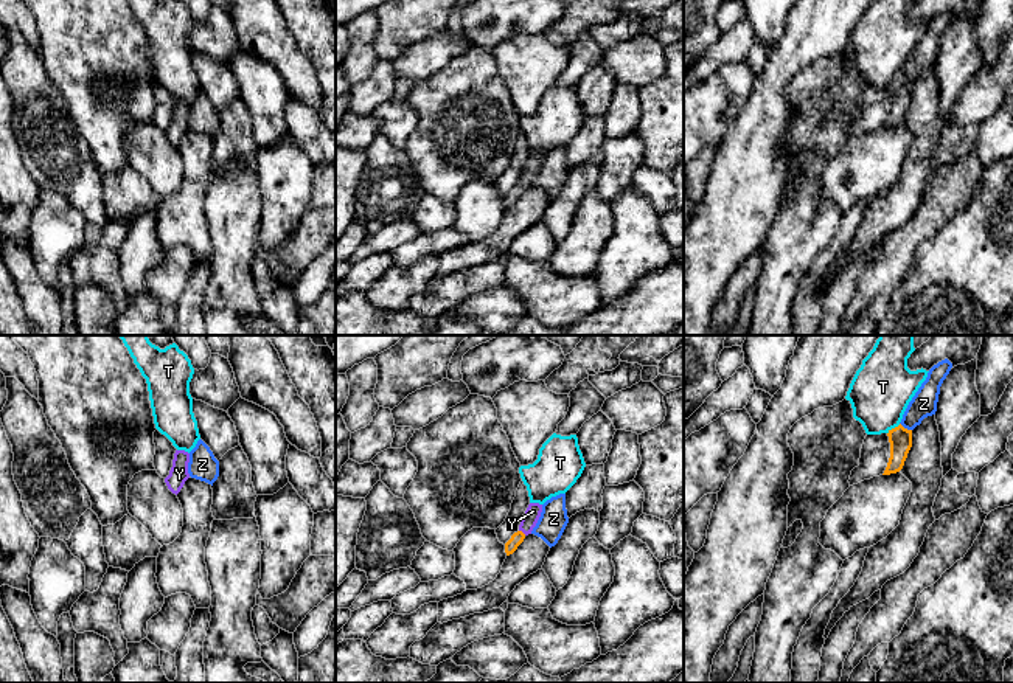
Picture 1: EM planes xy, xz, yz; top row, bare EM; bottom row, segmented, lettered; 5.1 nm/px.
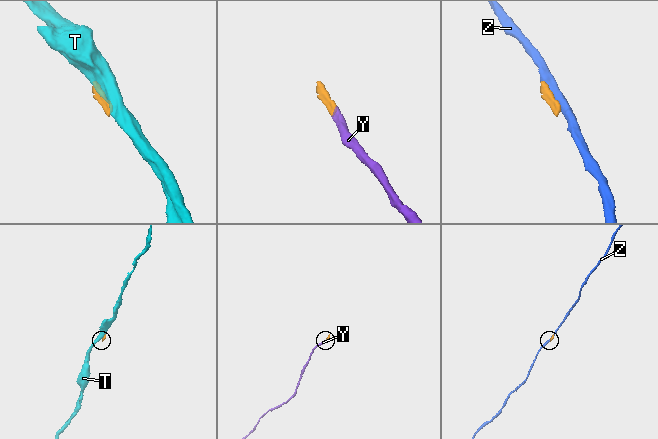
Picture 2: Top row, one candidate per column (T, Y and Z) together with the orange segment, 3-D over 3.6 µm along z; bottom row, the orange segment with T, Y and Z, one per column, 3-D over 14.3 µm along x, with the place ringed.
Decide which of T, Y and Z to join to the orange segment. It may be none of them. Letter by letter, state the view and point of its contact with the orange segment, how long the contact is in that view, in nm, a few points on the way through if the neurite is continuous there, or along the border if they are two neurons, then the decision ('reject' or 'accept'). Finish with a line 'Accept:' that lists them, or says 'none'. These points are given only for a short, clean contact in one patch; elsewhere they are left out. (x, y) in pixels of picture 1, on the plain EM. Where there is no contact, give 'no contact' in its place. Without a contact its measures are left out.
T: contact yz (895, 79); length 90 nm; border yz (900, 76), (887, 86); reject
Y: contact xz (521, 183); length 50 nm; way xz (518, 190), (521, 183), (533, 163); accept
Z: contact yz (906, 81); length 80 nm; reject
Accept: Y

